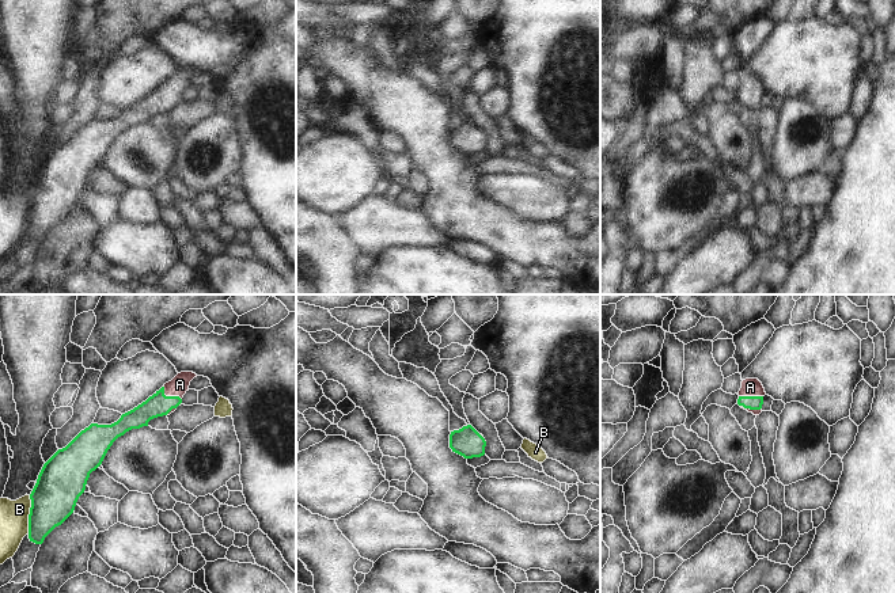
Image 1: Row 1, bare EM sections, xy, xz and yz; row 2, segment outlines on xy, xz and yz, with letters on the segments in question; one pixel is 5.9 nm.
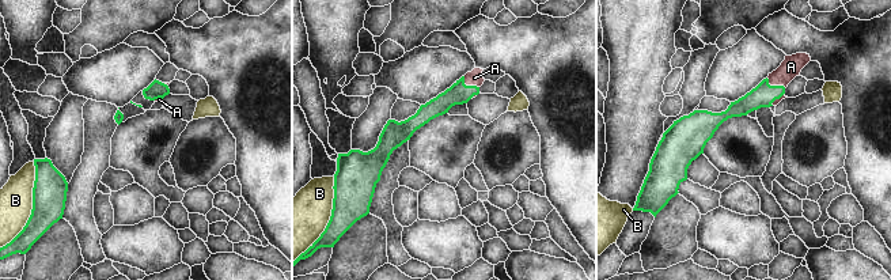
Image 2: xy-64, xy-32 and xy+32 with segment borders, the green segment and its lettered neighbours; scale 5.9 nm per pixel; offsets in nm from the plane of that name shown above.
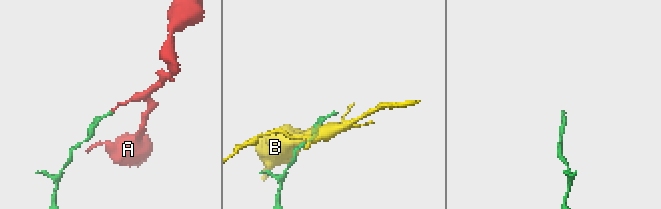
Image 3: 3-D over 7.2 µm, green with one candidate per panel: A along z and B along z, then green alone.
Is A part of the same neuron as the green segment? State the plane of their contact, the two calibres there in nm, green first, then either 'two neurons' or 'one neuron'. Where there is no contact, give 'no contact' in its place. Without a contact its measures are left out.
meets green in xy; 140 nm thick on the green side, 110 nm on the other; one neuron

